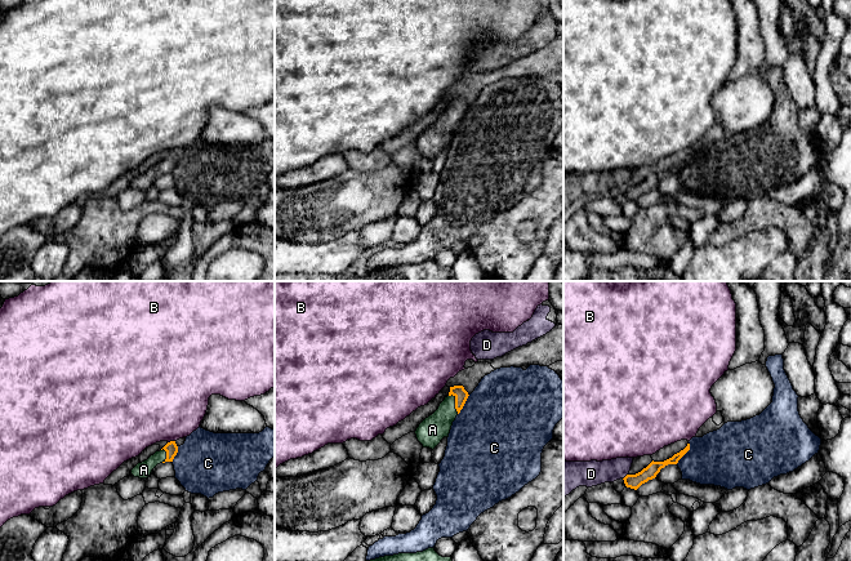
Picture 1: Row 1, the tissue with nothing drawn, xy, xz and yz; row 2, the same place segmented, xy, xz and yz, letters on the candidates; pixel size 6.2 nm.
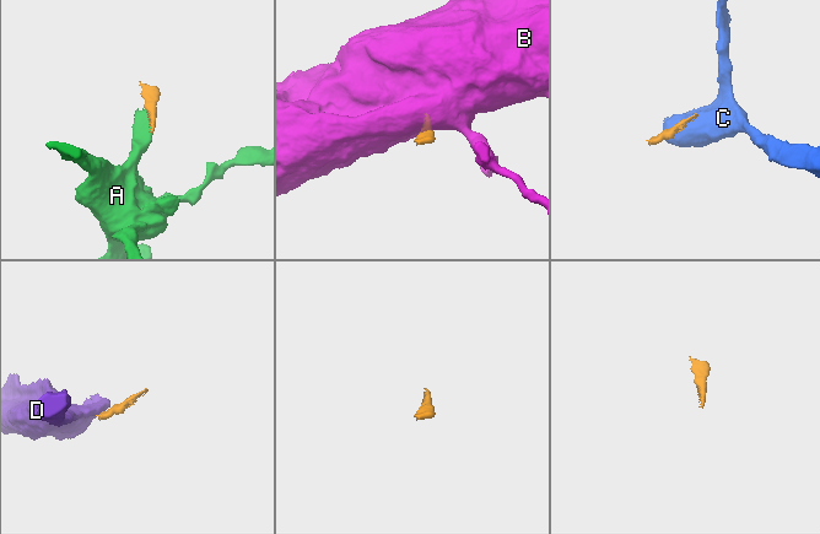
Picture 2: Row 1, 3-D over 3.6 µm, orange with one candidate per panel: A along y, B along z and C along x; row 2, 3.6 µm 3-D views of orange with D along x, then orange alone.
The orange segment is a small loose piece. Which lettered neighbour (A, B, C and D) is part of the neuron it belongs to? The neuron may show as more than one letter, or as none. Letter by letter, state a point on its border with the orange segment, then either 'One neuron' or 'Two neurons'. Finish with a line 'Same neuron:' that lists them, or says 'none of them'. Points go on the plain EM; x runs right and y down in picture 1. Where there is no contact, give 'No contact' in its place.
A: Touches orange at xz (455, 115). One neuron
B: Touches orange at xy (170, 152). Two neurons
C: Touches orange at yz (686, 163). Two neurons
D: Touches orange at yz (626, 187). Two neurons
Same neuron: A

